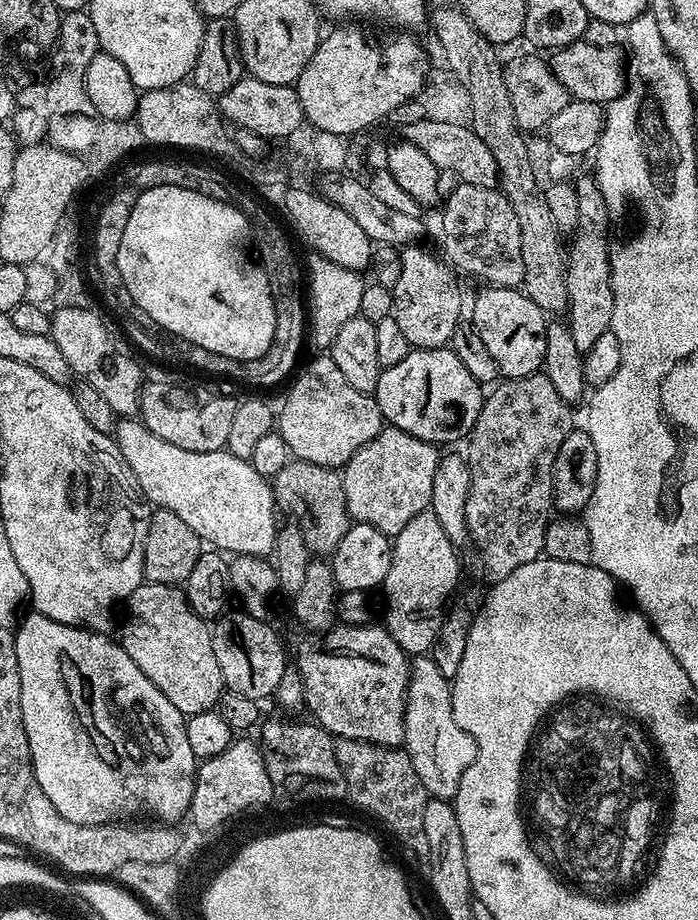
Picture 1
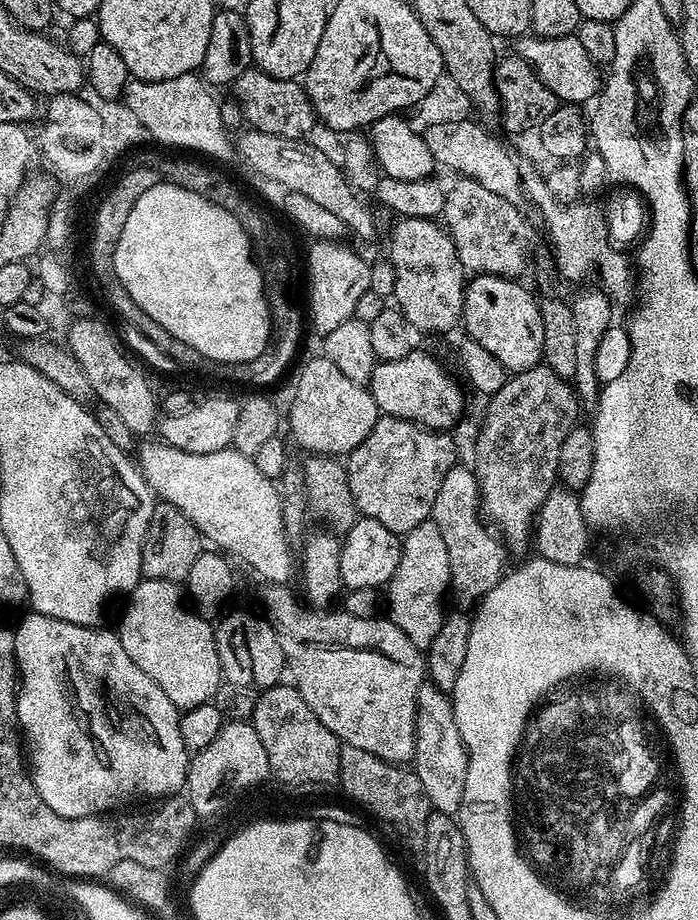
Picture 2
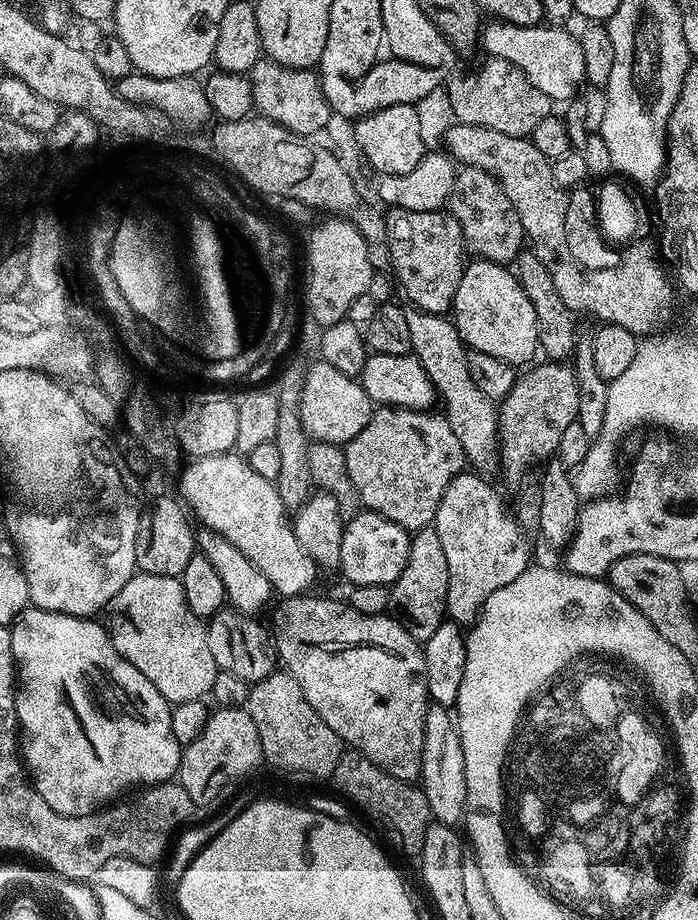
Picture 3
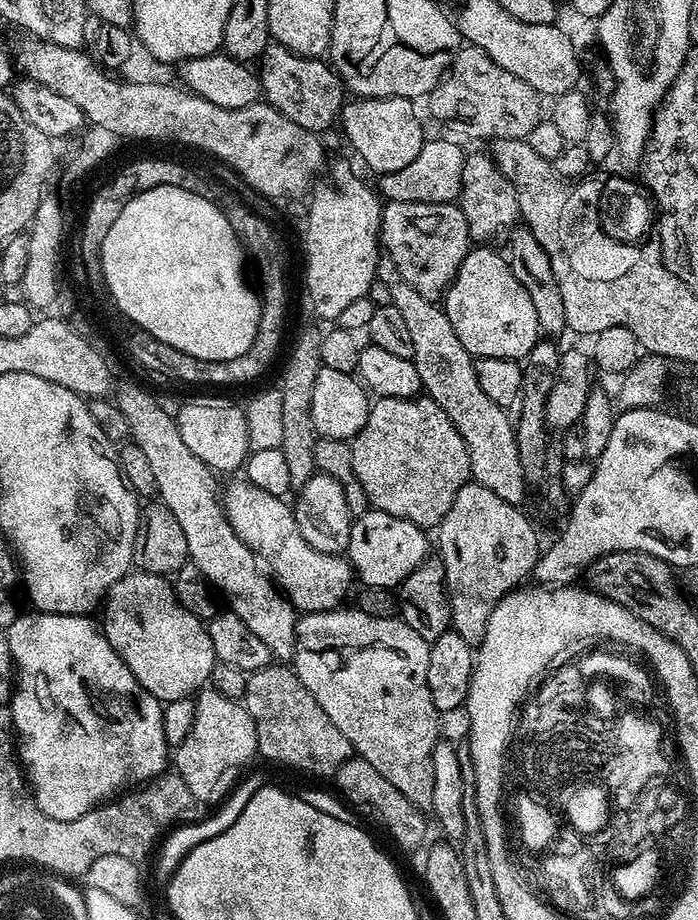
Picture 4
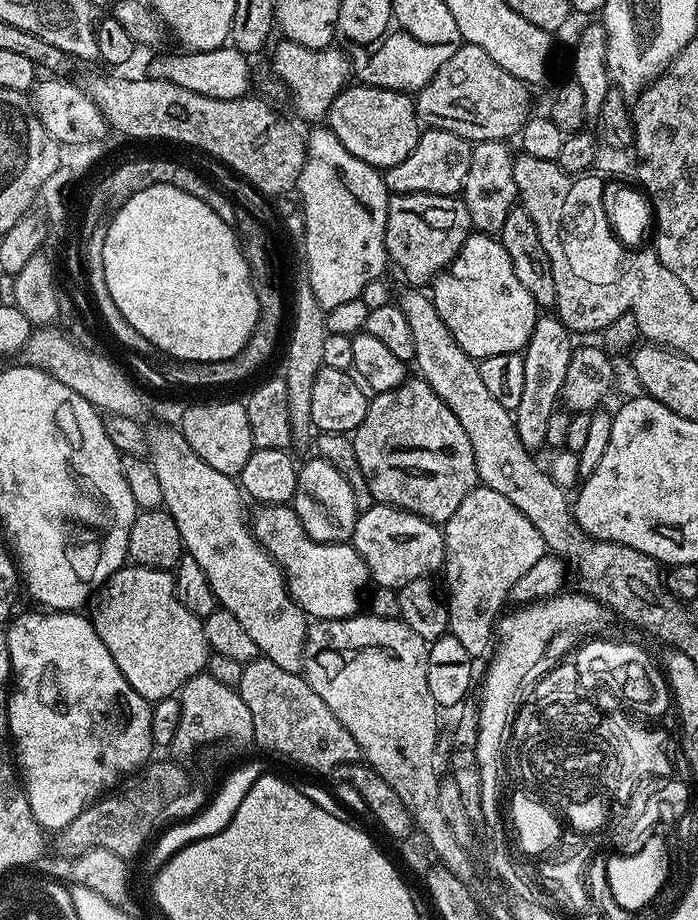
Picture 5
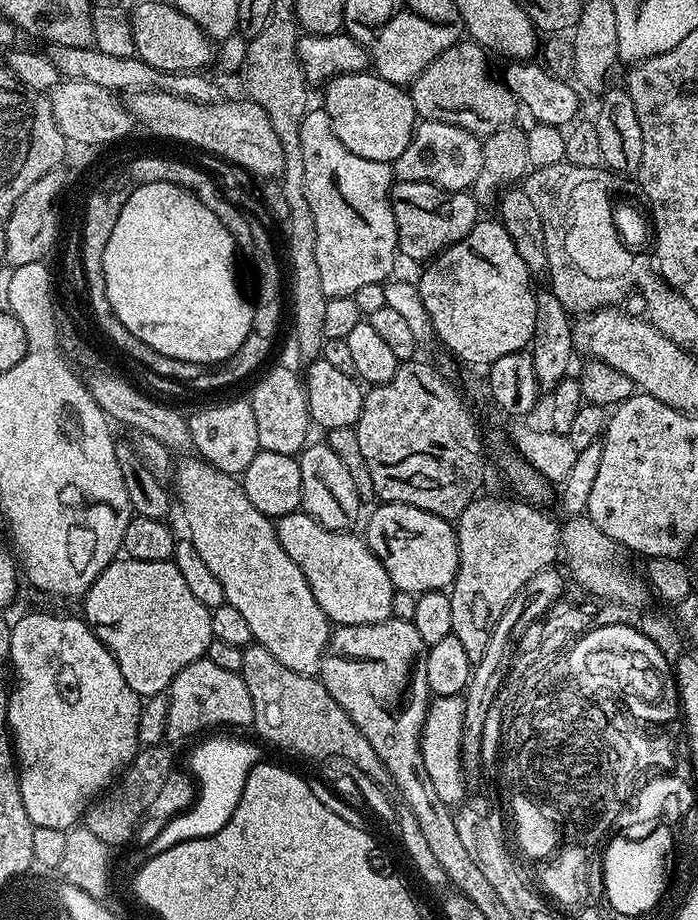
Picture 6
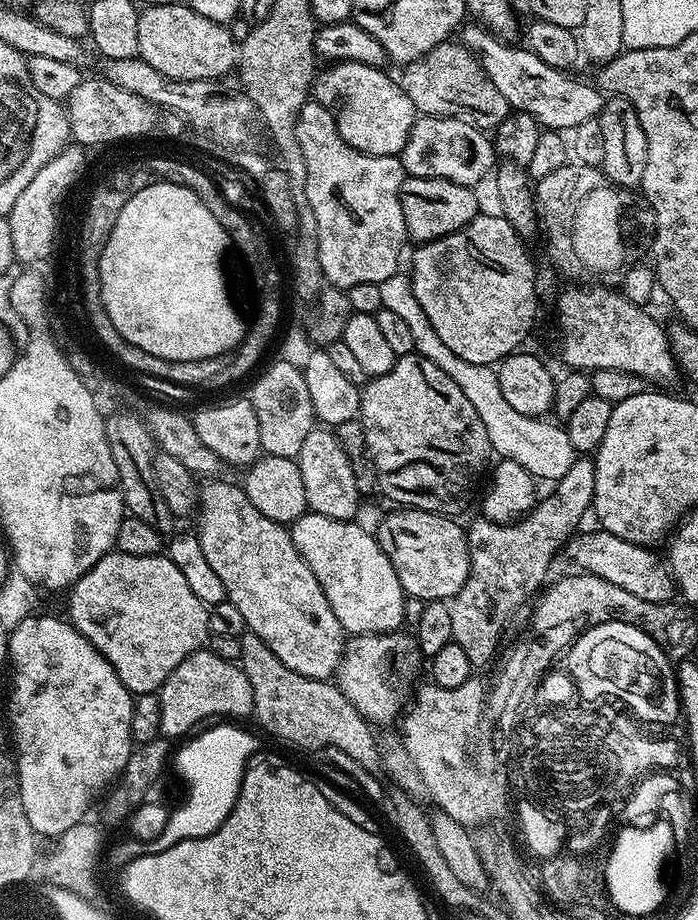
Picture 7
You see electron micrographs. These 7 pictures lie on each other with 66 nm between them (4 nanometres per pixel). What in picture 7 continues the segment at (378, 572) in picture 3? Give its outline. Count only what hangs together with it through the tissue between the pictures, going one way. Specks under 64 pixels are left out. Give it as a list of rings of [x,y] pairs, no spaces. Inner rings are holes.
[[[403,506],[397,507],[396,512],[392,512],[384,521],[381,522],[377,528],[374,528],[374,535],[378,546],[382,546],[382,554],[386,554],[386,558],[390,558],[390,566],[394,566],[394,574],[398,574],[398,582],[402,582],[402,590],[405,597],[412,596],[419,602],[427,602],[430,600],[442,600],[445,602],[451,601],[452,597],[458,594],[458,590],[462,590],[462,586],[466,582],[466,578],[470,574],[470,550],[468,549],[468,533],[465,525],[459,524],[459,519],[451,516],[441,516],[439,512],[427,512],[426,510],[418,510],[417,508],[405,508]]]

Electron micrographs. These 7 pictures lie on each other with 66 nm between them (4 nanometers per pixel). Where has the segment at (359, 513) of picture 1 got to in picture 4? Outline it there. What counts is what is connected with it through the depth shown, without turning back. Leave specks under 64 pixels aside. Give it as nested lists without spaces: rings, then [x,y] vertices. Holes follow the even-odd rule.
[[[417,394],[406,398],[382,396],[373,399],[368,410],[366,426],[362,426],[362,430],[358,430],[358,434],[352,437],[350,443],[354,458],[354,474],[358,474],[358,482],[362,482],[362,490],[366,490],[369,505],[386,514],[394,514],[394,518],[406,518],[425,530],[435,529],[442,522],[442,518],[446,518],[446,510],[450,510],[450,506],[454,503],[454,494],[458,494],[458,490],[462,490],[462,486],[469,483],[472,475],[470,454],[466,450],[466,442],[462,442],[462,434],[458,434],[458,430],[454,430],[454,422],[450,422],[450,418],[446,418],[446,410],[442,410],[442,406],[438,406],[438,402],[431,400],[427,394]]]

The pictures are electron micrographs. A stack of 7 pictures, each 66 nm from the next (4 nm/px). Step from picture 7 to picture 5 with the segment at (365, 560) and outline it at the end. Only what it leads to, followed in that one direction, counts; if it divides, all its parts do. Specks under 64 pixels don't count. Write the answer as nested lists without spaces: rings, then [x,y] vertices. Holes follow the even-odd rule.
[[[288,504],[264,506],[254,516],[254,531],[264,549],[276,559],[294,589],[296,602],[313,621],[341,620],[361,611],[360,595],[370,584],[366,562],[351,543],[327,544],[310,538]]]

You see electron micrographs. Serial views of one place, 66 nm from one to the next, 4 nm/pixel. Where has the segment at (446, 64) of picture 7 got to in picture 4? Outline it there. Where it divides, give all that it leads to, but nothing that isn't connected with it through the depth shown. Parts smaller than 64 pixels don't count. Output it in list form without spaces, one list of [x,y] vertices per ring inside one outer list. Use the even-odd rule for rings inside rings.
[[[471,46],[461,47],[426,103],[442,123],[457,132],[457,137],[469,136],[472,140],[523,140],[542,121],[540,93],[526,86],[522,78],[510,74],[510,70],[502,70],[482,50]]]

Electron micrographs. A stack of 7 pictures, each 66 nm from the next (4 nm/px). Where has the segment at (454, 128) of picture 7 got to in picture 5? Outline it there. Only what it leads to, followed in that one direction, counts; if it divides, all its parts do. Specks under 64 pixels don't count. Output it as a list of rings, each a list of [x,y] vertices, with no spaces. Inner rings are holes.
[[[428,128],[421,131],[418,146],[410,158],[402,158],[398,166],[383,169],[384,184],[389,193],[401,196],[411,192],[425,192],[439,196],[454,196],[463,193],[466,174],[470,174],[473,141],[462,138],[450,130]]]

